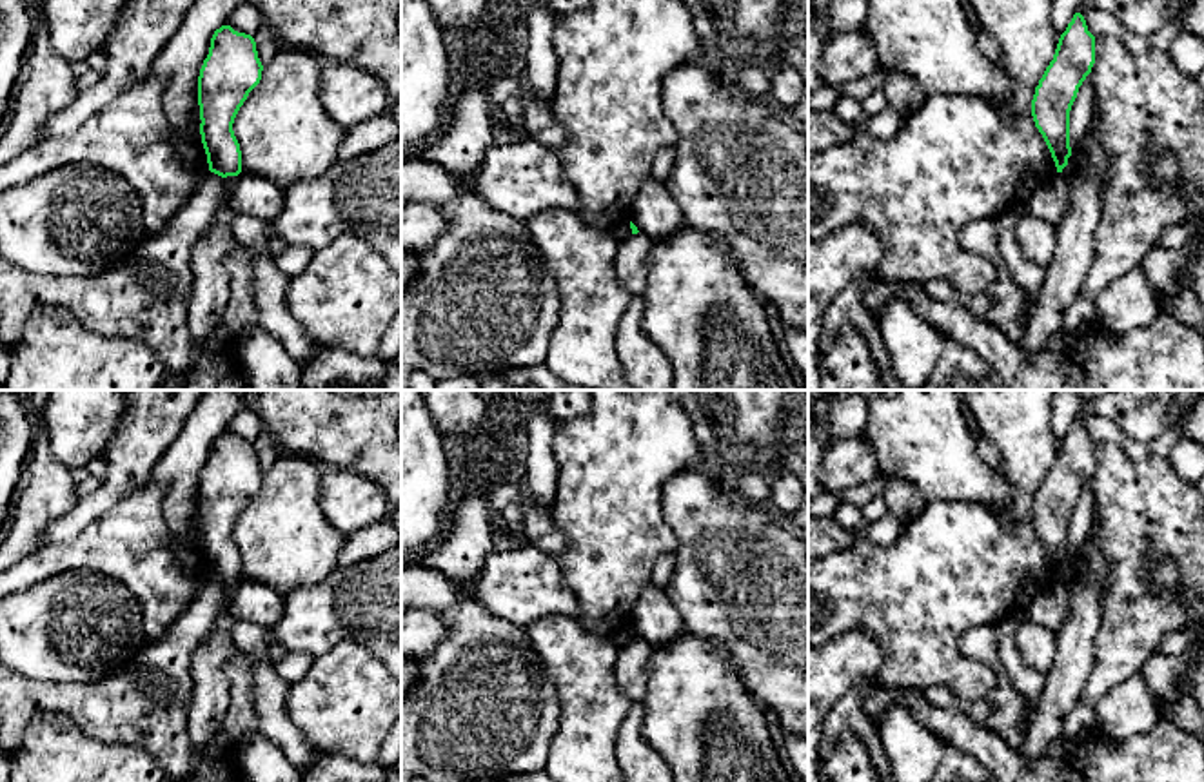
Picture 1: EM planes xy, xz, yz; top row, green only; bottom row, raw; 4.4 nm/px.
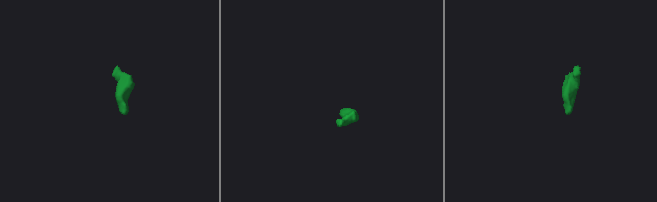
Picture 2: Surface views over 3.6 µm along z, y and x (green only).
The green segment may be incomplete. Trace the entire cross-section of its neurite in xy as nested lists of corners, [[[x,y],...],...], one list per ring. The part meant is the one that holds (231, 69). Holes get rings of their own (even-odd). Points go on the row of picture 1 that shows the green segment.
[[[231,25],[214,31],[198,76],[198,105],[209,171],[222,178],[242,172],[242,151],[232,123],[249,93],[260,83],[262,71],[251,34]]]

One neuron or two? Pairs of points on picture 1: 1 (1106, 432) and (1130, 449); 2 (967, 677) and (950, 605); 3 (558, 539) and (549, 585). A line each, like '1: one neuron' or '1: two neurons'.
1: one neuron
2: one neuron
3: two neurons

